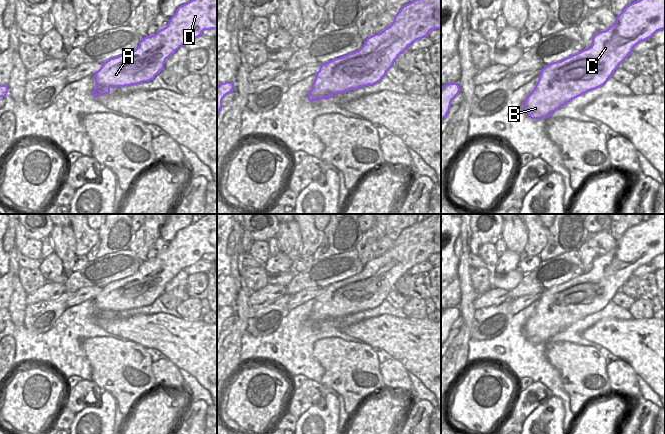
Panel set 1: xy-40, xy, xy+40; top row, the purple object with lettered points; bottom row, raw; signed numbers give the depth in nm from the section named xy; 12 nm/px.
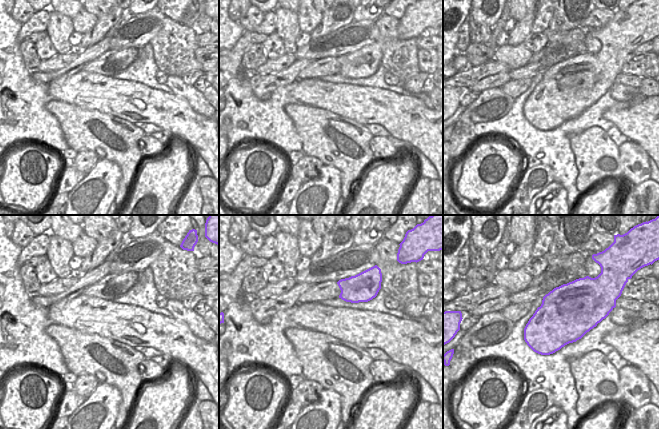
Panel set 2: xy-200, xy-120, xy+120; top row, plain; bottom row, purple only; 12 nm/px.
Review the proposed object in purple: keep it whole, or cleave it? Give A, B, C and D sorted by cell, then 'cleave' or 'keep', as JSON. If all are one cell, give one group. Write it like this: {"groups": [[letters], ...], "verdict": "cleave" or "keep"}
{"groups": [["A", "B", "C", "D"]], "verdict": "keep"}

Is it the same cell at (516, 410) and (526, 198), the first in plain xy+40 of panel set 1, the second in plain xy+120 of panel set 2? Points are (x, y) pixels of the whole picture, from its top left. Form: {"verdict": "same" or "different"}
{"verdict": "same"}

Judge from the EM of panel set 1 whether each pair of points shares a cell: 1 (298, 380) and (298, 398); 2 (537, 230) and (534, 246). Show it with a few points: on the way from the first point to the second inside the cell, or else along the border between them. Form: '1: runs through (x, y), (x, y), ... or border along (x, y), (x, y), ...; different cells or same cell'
1: border along (308, 379), (292, 389); different cells
2: runs through (537, 234), (536, 242); same cell

